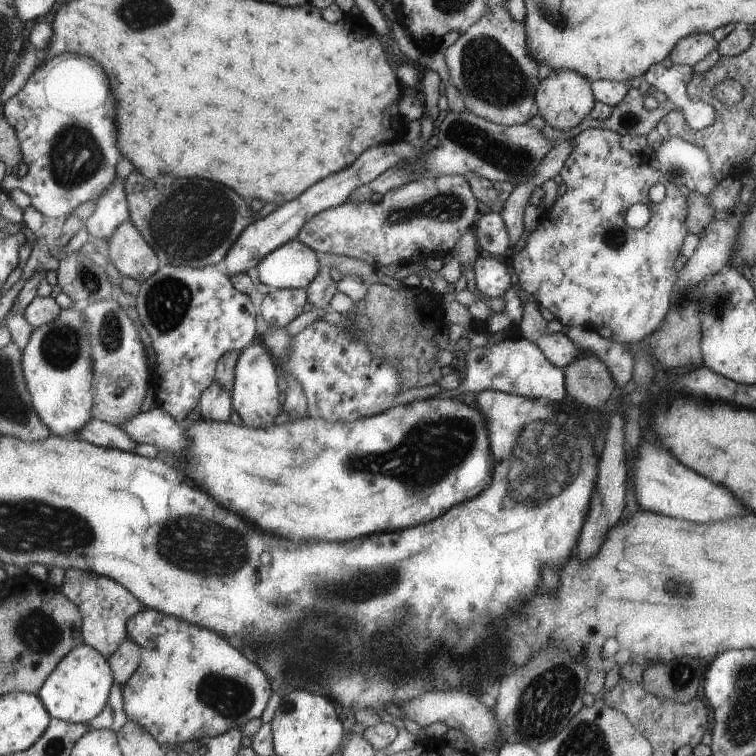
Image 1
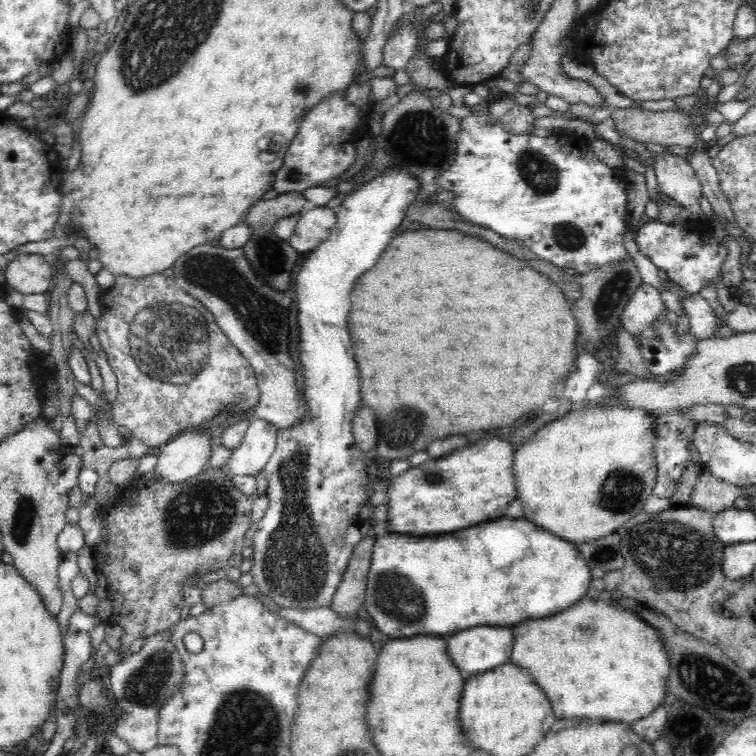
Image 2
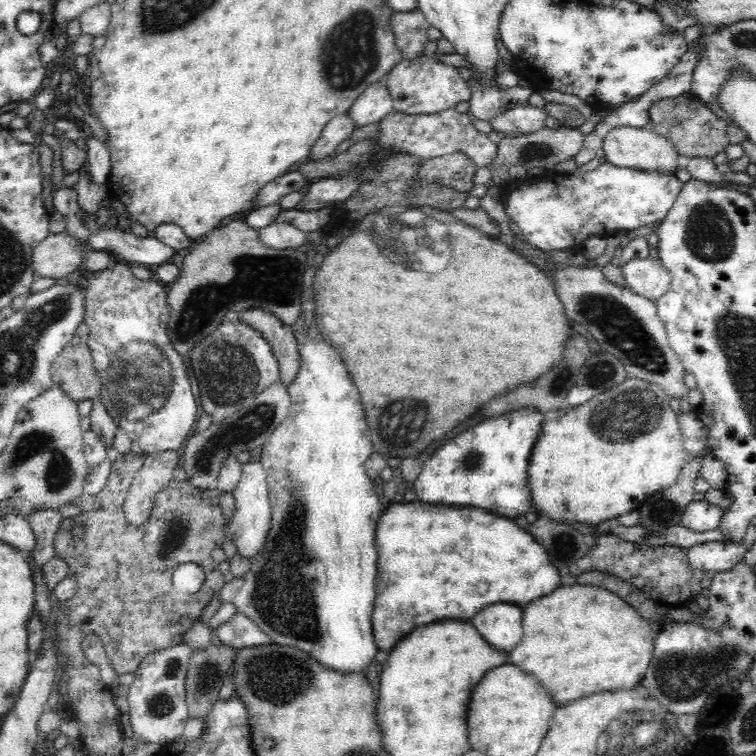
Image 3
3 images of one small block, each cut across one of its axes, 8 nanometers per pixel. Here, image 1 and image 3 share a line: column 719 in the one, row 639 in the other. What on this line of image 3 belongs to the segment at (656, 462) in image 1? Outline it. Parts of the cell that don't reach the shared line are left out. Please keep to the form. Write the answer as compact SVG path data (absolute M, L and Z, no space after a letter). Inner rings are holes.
M498 602L478 612L472 624L486 638L486 642L509 654L523 637L522 612L523 607L518 608L517 604Z

